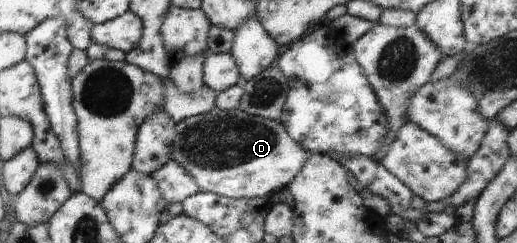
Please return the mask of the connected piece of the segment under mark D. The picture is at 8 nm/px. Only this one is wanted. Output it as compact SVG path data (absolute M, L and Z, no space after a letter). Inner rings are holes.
M214 107L210 112L201 114L200 116L194 115L186 117L184 120L175 123L174 136L172 142L172 160L176 161L190 176L194 179L194 182L198 185L200 192L202 193L216 193L217 195L228 197L231 199L243 199L243 198L258 198L265 197L270 192L278 191L280 188L284 188L287 184L298 174L304 161L311 155L306 149L303 149L294 139L289 137L286 129L278 122L271 121L259 116L252 116L246 114L240 109L232 109L229 111L223 111Z

